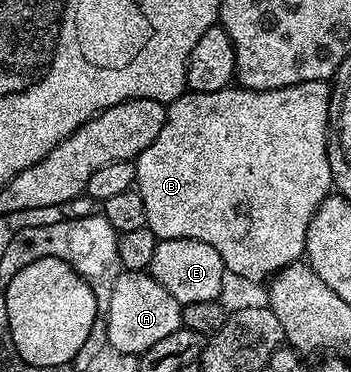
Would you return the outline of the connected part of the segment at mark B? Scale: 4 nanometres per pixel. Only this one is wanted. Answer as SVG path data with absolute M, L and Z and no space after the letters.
M311 81L298 83L290 87L278 87L270 91L254 91L243 87L229 87L222 91L209 93L185 92L183 97L168 105L166 123L162 131L158 131L158 139L137 155L135 188L142 195L142 203L146 203L146 227L161 241L166 239L198 239L202 243L210 243L218 255L222 255L222 263L229 274L245 277L248 281L260 281L271 278L282 267L293 265L305 256L304 244L306 231L314 211L329 196L333 188L332 172L328 162L328 104L332 102L332 91L328 81Z

